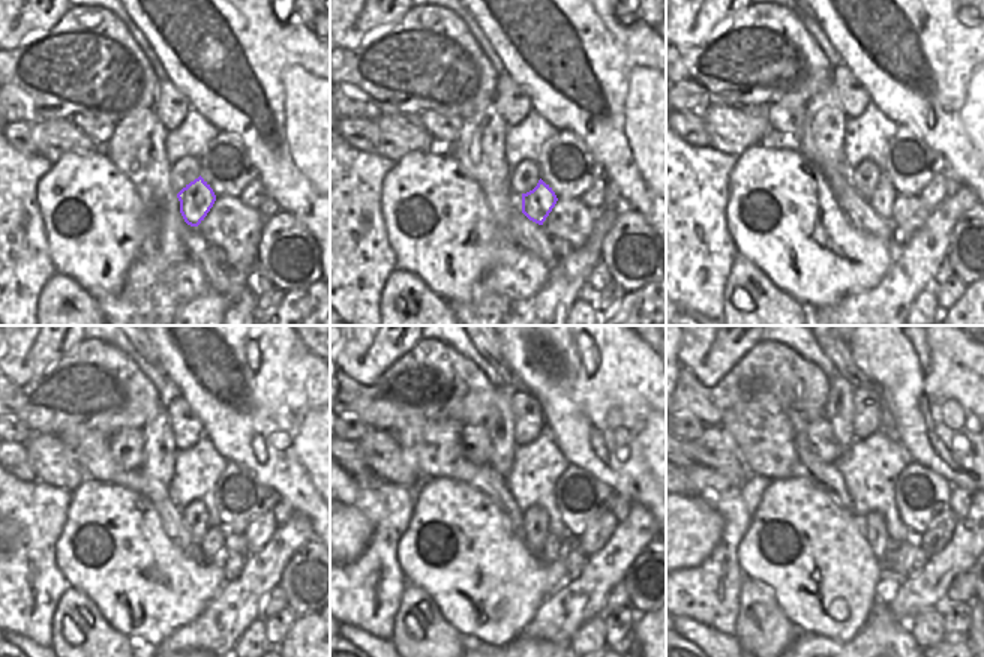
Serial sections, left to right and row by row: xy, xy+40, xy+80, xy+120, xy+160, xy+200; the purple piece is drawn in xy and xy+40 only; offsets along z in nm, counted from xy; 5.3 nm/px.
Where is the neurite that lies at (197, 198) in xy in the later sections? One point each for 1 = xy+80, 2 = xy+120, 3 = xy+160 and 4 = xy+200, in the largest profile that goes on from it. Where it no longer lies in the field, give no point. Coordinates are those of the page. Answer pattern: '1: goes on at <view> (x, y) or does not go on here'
1: goes on at xy+80 (882, 200)
2: goes on at xy+120 (213, 543)
3: goes on at xy+160 (552, 549)
4: goes on at xy+200 (894, 548)

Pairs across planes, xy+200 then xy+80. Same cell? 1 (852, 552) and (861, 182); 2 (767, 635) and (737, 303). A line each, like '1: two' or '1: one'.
1: two
2: one

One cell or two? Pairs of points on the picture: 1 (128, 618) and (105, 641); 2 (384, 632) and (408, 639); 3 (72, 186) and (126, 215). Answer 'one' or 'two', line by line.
1: two
2: two
3: one

